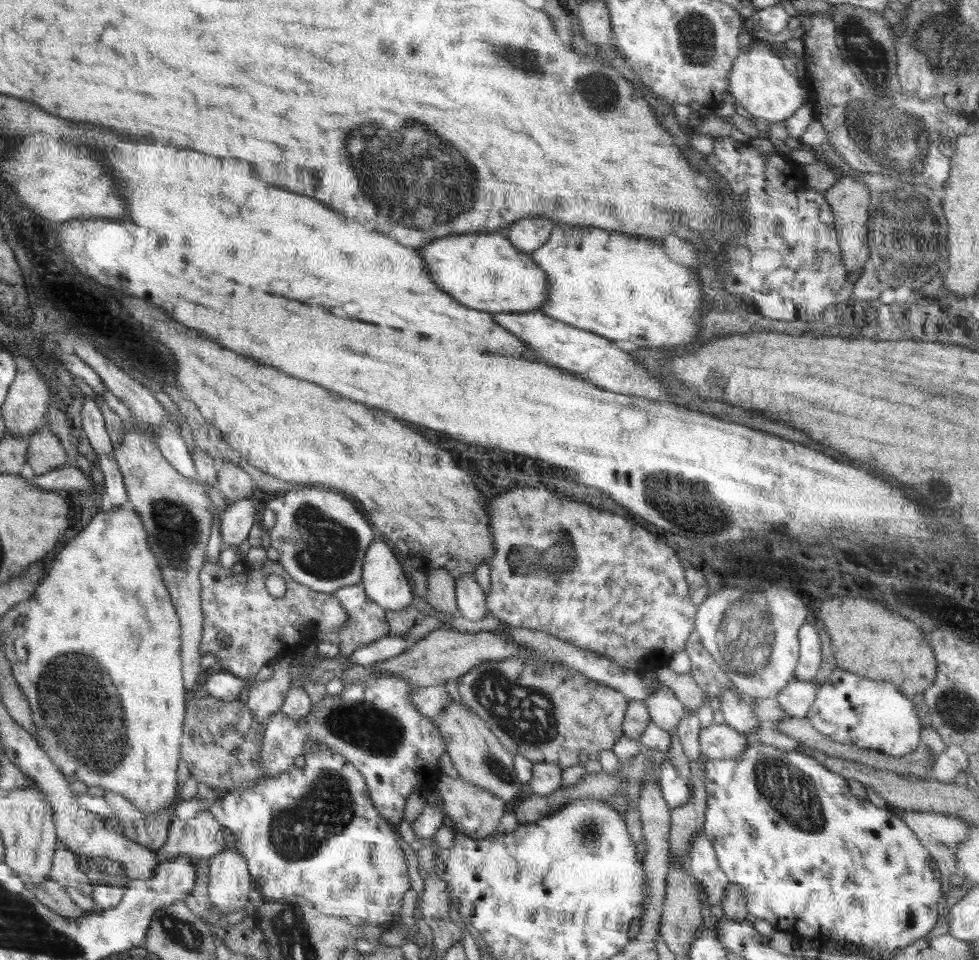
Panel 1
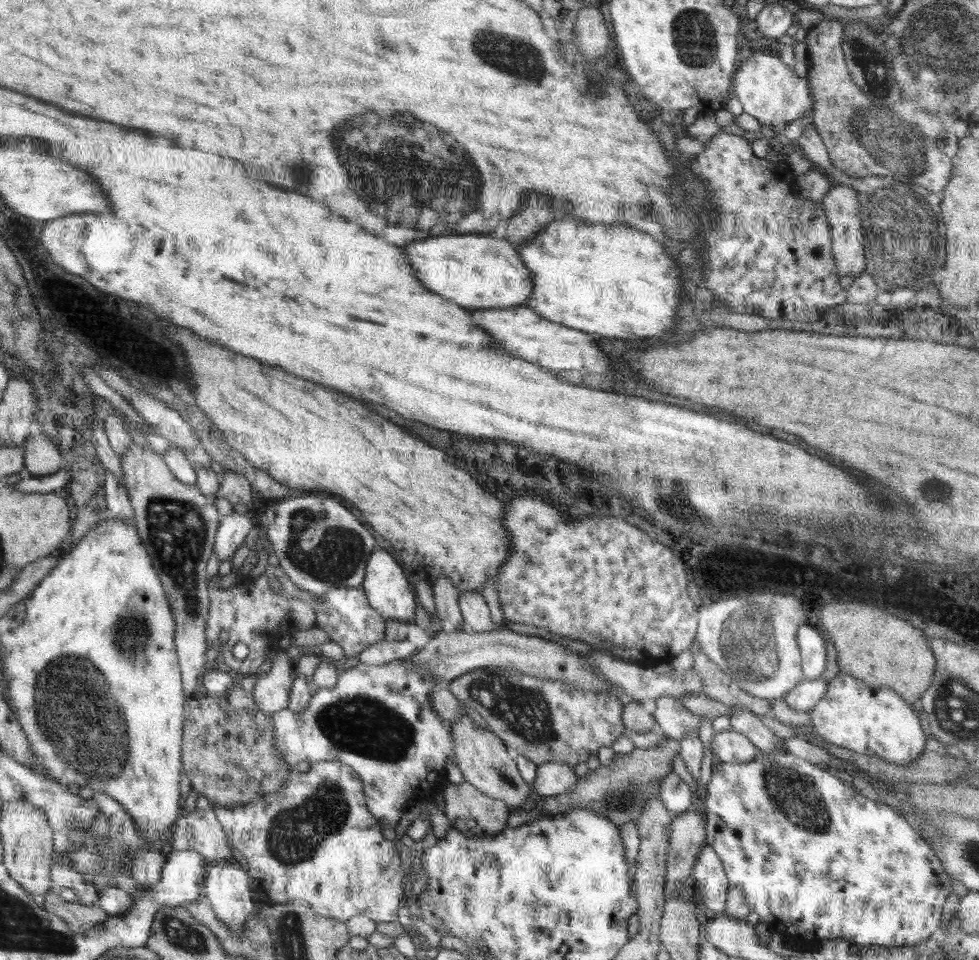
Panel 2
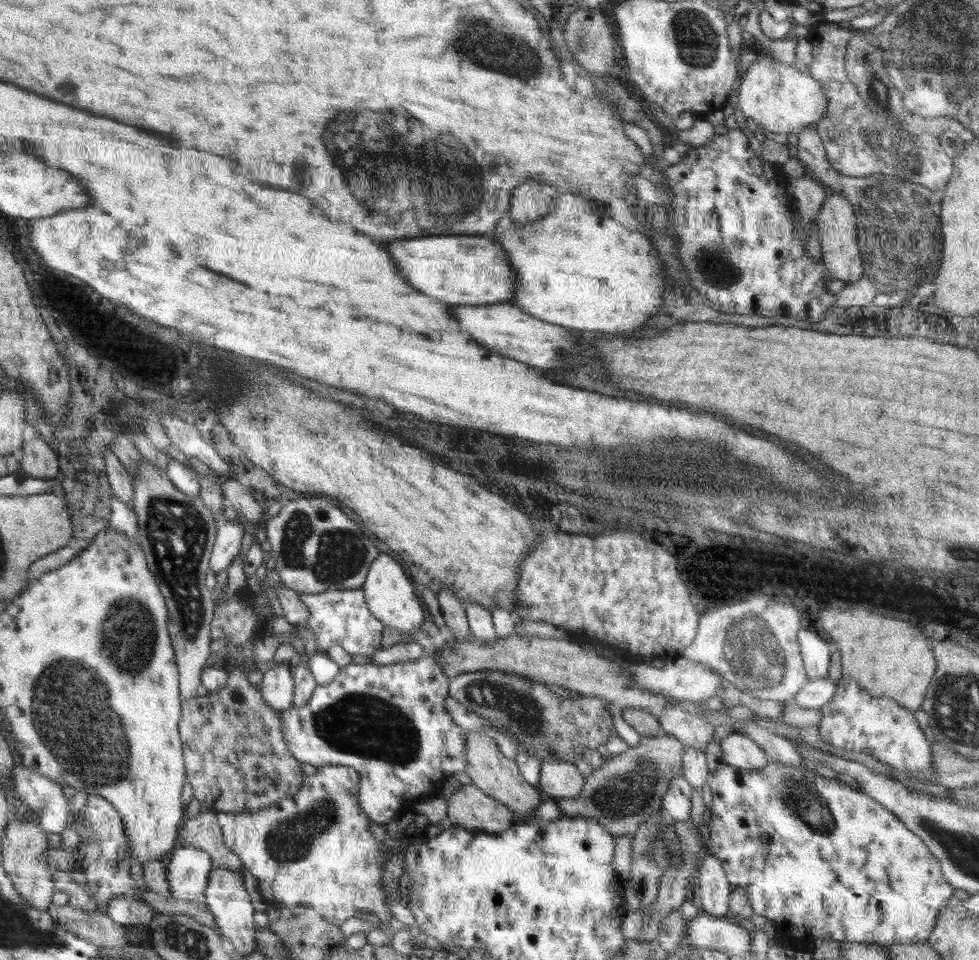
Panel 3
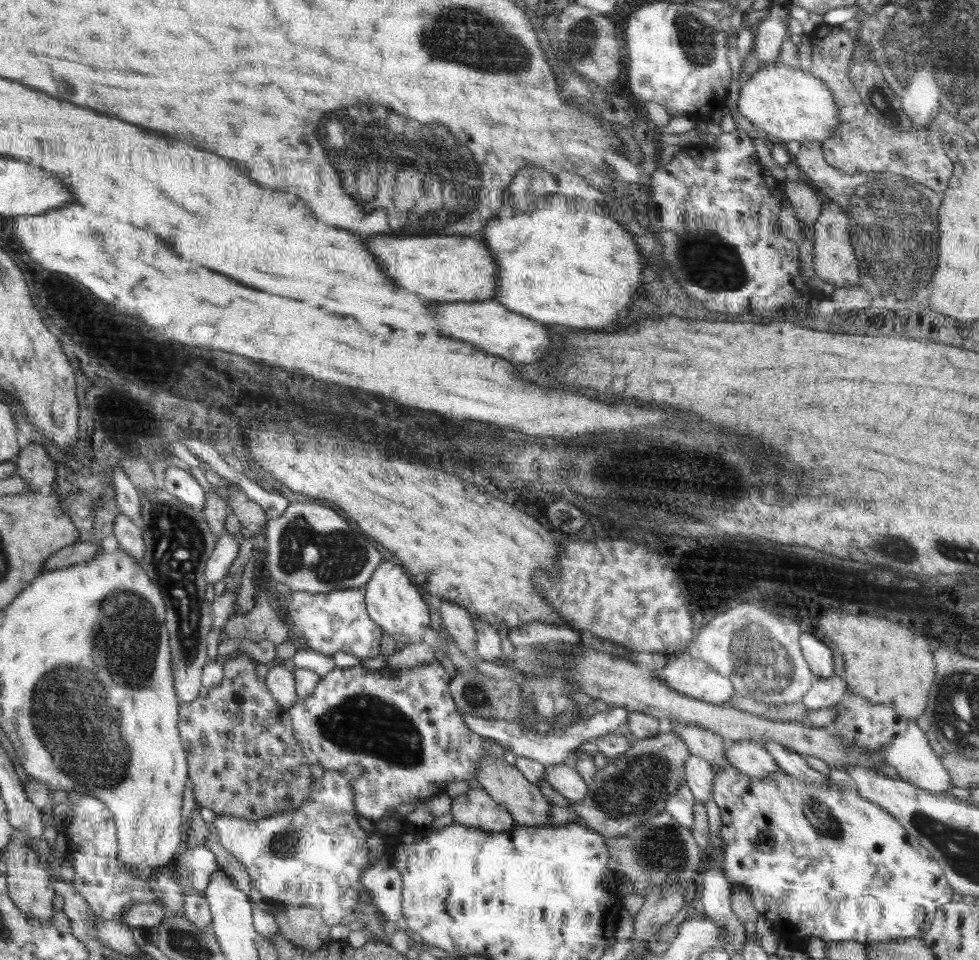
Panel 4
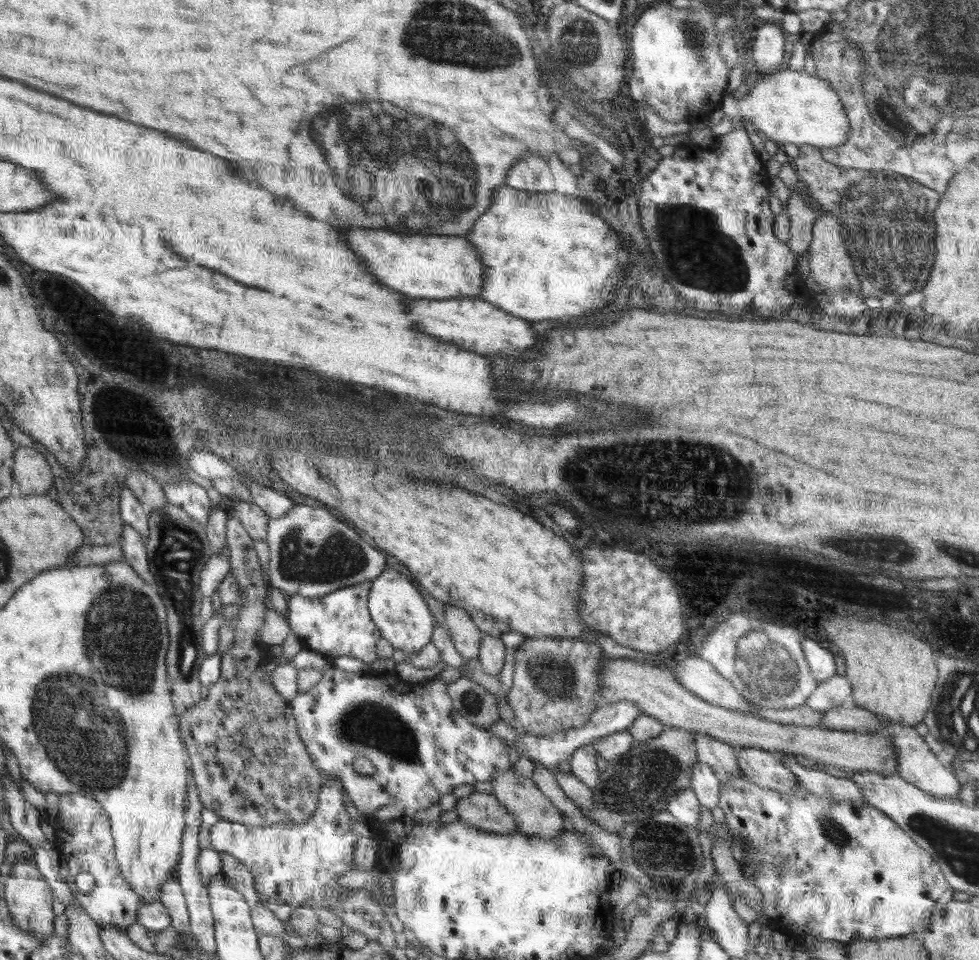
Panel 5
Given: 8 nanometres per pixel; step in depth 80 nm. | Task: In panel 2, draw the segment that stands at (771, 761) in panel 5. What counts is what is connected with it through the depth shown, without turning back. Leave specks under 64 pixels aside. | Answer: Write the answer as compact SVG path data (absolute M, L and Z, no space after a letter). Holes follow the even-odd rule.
M724 728L722 732L715 732L710 742L714 761L722 763L747 763L758 752L747 736L730 728Z

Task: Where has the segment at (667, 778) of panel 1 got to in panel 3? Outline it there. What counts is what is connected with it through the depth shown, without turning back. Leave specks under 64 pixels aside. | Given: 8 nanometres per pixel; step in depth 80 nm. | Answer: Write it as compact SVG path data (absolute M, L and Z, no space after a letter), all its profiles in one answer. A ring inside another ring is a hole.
M683 776L674 777L661 800L664 814L670 815L675 821L685 821L690 817L691 796L692 787L688 781Z

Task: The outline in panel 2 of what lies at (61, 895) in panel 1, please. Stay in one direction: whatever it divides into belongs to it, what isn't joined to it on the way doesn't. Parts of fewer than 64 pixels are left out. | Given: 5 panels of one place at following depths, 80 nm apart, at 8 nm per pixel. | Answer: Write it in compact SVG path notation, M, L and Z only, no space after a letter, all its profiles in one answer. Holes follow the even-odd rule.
M57 890L48 892L47 898L41 905L47 912L55 913L56 916L66 921L71 930L77 933L96 930L108 920L106 912L97 905L83 906L78 903L64 902L58 896Z

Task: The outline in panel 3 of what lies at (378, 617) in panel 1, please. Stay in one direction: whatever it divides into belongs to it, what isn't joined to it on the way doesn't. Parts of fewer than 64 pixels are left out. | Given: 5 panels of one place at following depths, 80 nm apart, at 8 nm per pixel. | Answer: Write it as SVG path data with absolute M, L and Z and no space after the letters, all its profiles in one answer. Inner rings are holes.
M362 587L327 590L318 594L302 592L300 599L310 612L310 619L308 619L306 627L314 631L316 635L315 644L311 649L327 652L330 646L339 644L348 654L371 656L374 651L378 651L381 647L385 624L372 616L372 613L368 610Z

